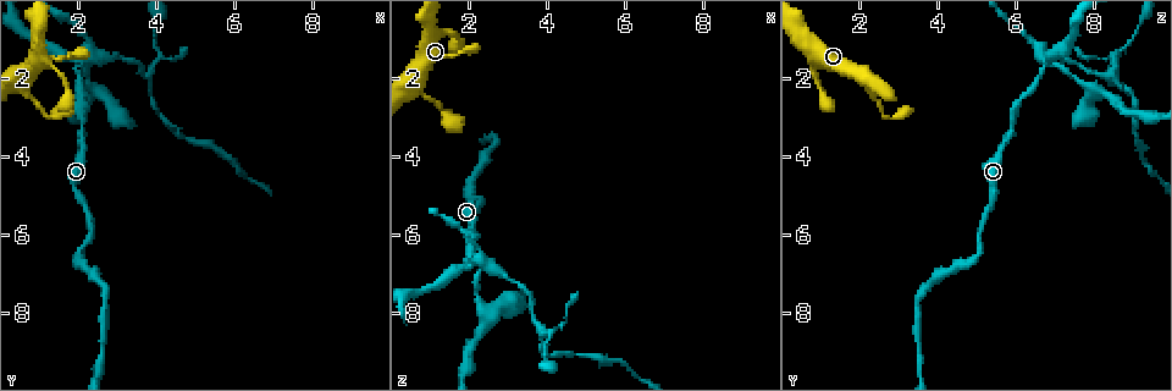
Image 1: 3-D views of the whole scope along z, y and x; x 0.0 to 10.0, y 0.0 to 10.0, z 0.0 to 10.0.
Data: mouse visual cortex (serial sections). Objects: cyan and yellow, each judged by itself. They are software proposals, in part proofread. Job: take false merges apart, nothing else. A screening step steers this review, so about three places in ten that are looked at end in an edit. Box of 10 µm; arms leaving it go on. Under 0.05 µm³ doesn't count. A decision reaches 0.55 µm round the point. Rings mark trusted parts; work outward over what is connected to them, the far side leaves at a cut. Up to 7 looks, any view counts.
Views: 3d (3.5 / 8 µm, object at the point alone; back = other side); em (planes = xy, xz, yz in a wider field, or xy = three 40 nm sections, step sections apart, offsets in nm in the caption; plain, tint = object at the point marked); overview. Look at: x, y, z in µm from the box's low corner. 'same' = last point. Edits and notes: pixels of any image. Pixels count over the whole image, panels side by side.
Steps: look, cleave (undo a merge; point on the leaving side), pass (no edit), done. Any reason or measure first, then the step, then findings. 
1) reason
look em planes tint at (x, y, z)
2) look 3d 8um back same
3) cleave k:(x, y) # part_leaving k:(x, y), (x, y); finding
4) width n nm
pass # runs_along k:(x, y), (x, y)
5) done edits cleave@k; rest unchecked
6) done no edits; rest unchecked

abrupt turn
look 3d 8um at (1.15, 3.05, 2.65)

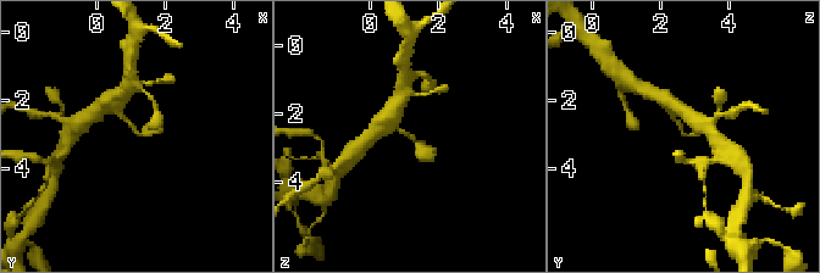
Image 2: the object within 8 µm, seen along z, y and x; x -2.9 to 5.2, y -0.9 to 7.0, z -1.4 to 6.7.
zoom in
look 3d 3.5um same

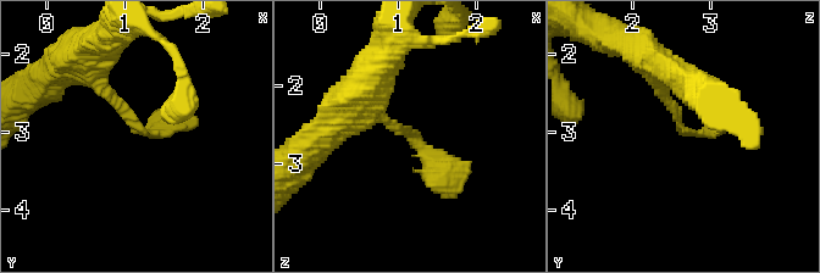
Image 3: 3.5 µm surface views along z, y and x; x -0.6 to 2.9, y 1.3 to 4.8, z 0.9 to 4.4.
need the tissue
look em xy step 2 tint at (1.20, 3.00, 2.70)

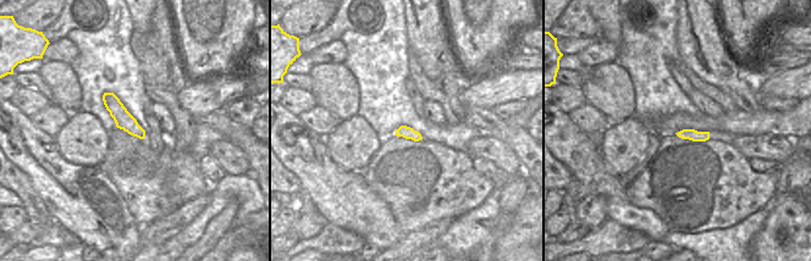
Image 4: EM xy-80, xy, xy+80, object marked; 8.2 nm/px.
pass # runs_along 4:(106, 95), (116, 110), (142, 134); all the same cell

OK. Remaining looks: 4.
abrupt turn
look 3d 3.5um at (2.10, 6.60, 5.05)

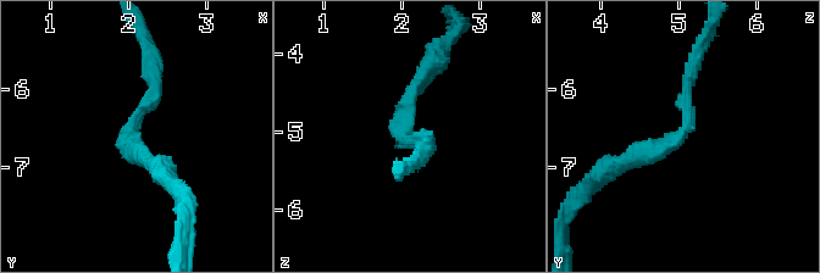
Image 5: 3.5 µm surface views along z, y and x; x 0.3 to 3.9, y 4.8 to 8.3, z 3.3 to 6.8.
arm_widths 150, 200 nm; need the tissue
look em planes tint at (2.05, 6.60, 5.05)

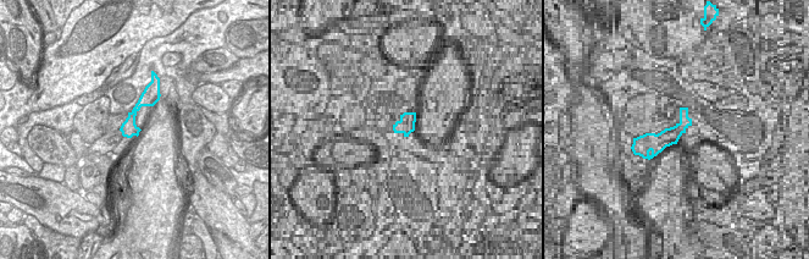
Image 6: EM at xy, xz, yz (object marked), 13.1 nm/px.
pass # runs_along 5:(693, 65), (687, 128), (621, 166); all the same cell

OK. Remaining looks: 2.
abrupt turn
look 3d 3.5um back at (2.30, 1.50, 6.60)

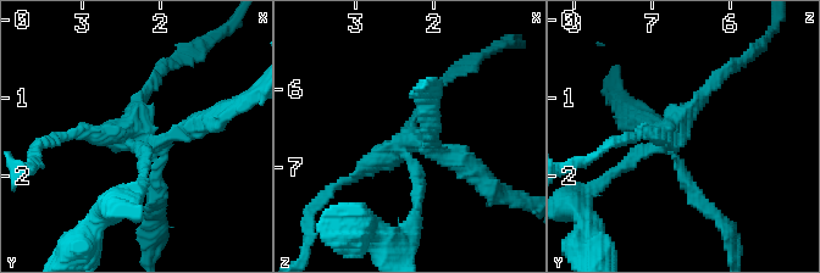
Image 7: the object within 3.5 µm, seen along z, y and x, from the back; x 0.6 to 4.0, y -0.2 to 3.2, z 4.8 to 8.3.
look em xy step 1 tint at (2.30, 1.45, 6.65)

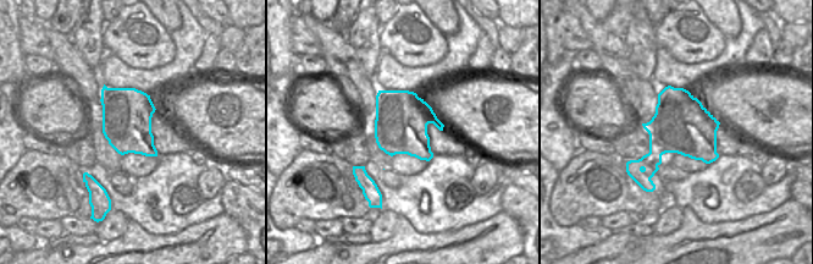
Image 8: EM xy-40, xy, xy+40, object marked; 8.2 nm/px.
cleave 7:(693, 106) # part_leaving 7:(672, 144), (603, 182); a second cell is stuck on

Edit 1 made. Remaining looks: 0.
done edits cleave@7; rest unchecked

